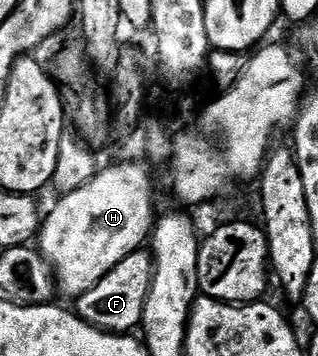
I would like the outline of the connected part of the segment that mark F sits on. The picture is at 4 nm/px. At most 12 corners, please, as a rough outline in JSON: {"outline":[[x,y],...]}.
{"outline":[[139,250],[77,297],[79,318],[104,332],[142,323],[154,257]]}

